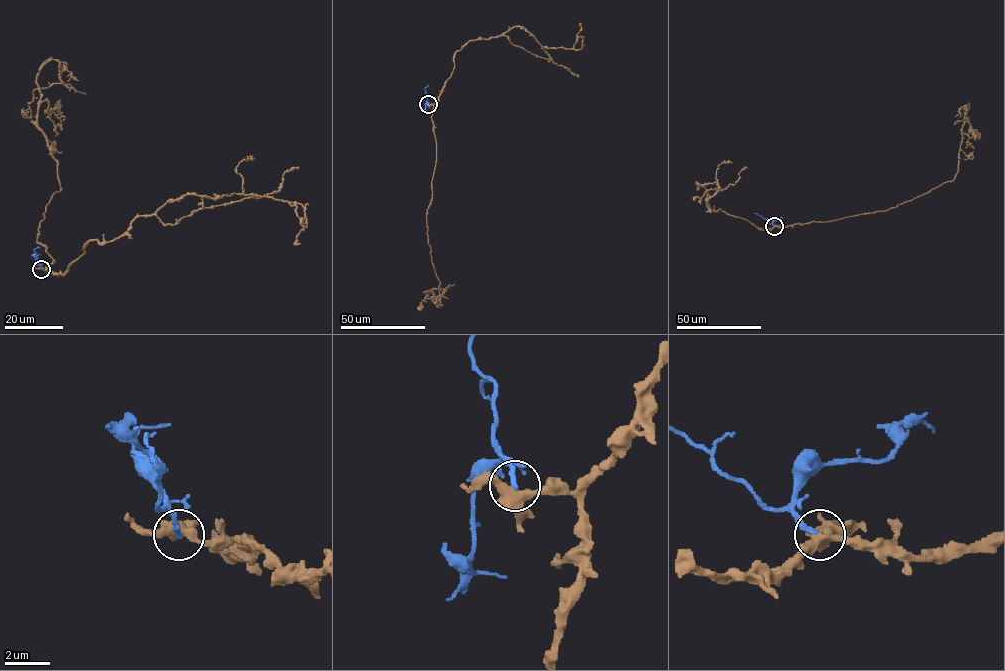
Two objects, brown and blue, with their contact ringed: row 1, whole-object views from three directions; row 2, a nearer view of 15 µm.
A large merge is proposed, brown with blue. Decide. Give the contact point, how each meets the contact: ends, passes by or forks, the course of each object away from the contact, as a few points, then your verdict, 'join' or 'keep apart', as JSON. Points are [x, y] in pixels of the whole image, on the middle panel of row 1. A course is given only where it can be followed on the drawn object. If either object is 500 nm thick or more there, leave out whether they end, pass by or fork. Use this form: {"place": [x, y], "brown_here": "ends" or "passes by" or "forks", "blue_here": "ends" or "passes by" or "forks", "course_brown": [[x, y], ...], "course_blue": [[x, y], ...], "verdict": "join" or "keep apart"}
{"place": [428, 104], "brown_here": "forks", "blue_here": "ends", "course_brown": [[428, 104], [433, 105], [436, 161], [426, 226], [432, 262], [440, 284], [426, 295], [437, 296], [455, 284]], "course_blue": [[429, 104], [424, 88], [428, 85]], "verdict": "keep apart"}

